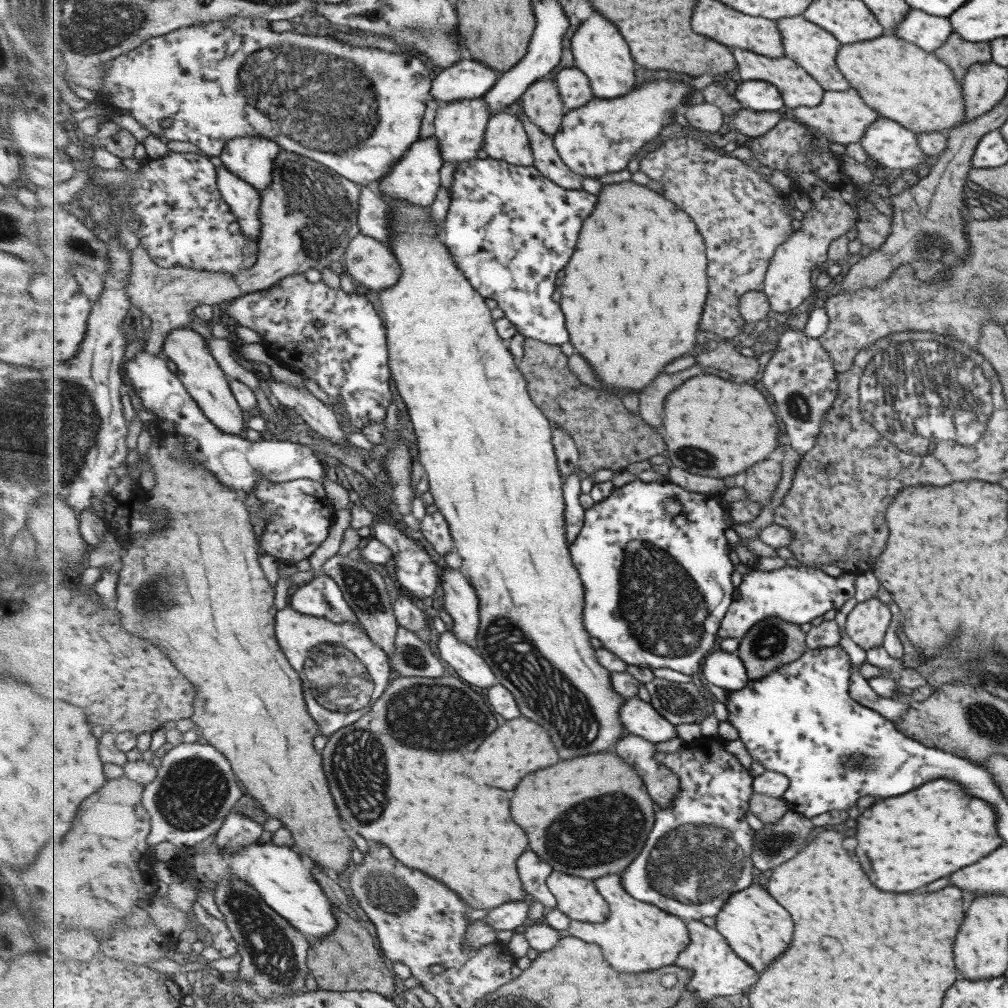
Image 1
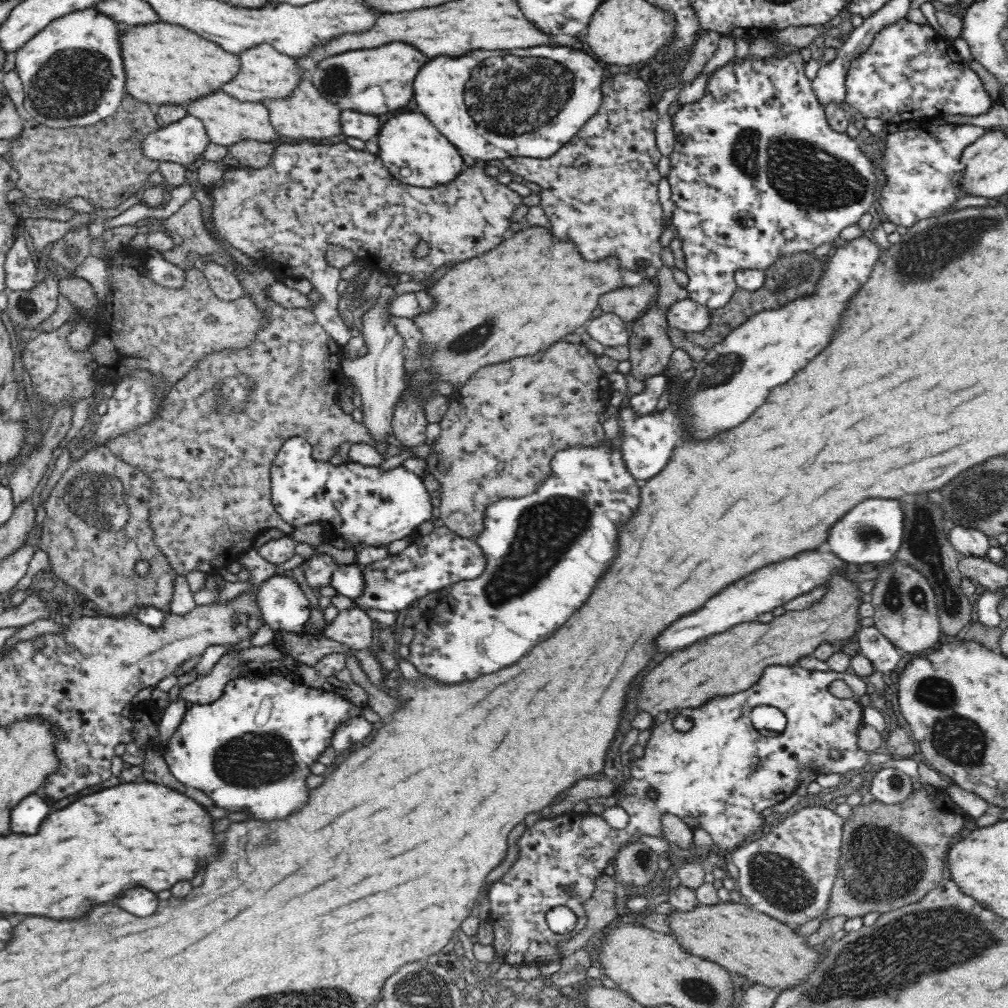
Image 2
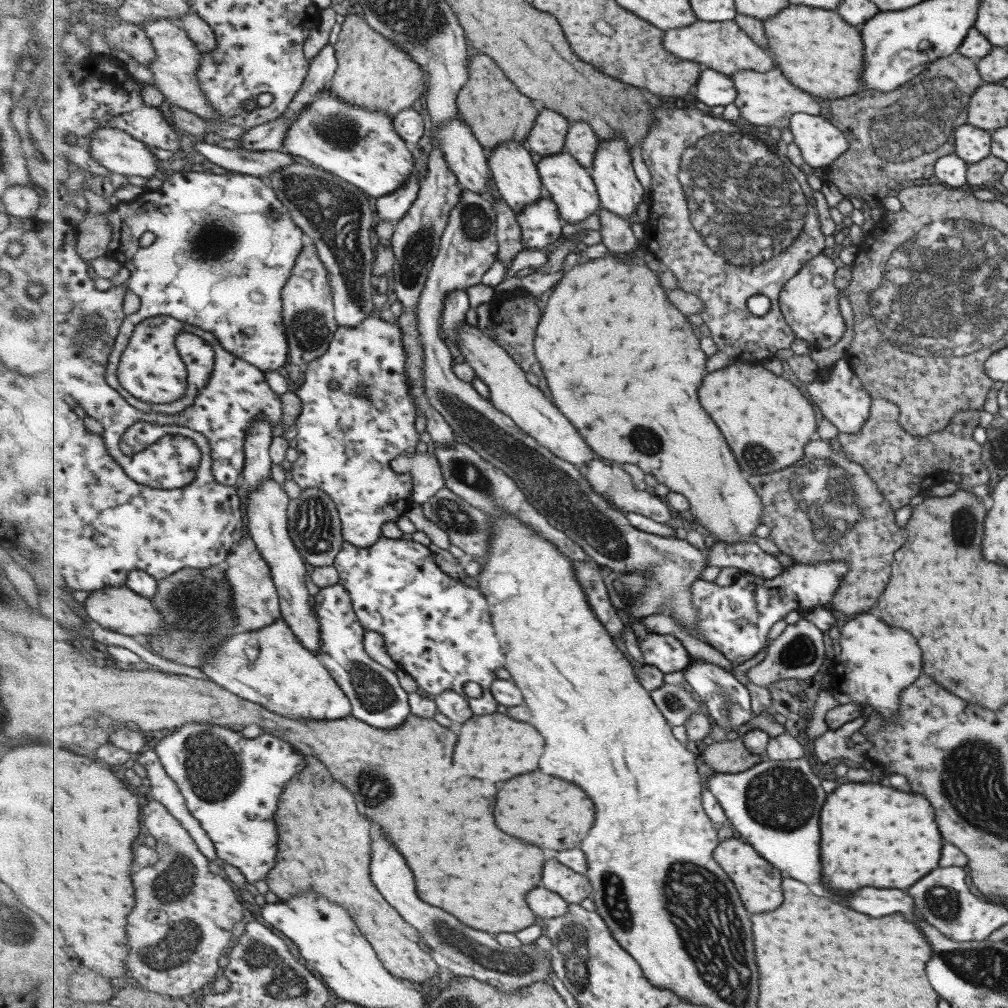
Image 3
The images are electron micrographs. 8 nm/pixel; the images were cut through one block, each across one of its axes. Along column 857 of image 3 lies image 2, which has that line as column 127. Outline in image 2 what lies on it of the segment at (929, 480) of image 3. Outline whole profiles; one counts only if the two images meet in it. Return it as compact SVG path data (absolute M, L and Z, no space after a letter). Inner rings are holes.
M197 187L194 189L193 196L200 203L203 224L210 238L227 254L227 258L230 259L230 262L234 266L233 274L241 282L244 294L252 298L256 302L256 305L260 307L262 313L264 313L264 317L268 319L268 325L258 330L257 336L246 347L224 348L200 356L190 367L189 372L170 388L169 394L159 406L160 413L157 418L146 422L138 428L130 429L116 435L116 438L108 440L106 444L112 453L118 456L118 459L140 470L140 473L144 473L146 479L150 481L150 493L152 494L150 494L148 503L148 527L152 529L154 544L160 547L162 554L168 557L168 561L175 572L182 575L185 575L191 570L200 570L200 572L210 574L216 573L220 569L226 569L232 562L237 562L245 551L252 548L255 539L265 530L274 528L286 535L293 533L293 527L287 525L280 518L271 498L271 471L273 470L273 463L277 458L279 450L282 450L282 445L287 440L294 438L294 436L304 436L313 447L311 450L313 458L326 463L330 463L333 460L334 454L337 454L340 448L342 448L342 444L346 444L346 442L371 444L371 438L366 427L362 423L356 422L351 414L346 415L339 404L339 386L342 384L344 377L344 374L341 372L341 361L344 359L343 345L338 344L330 336L330 333L326 332L325 327L318 322L317 315L309 309L302 309L302 307L298 307L297 310L293 308L287 309L274 301L274 299L270 299L266 290L272 284L276 284L276 278L278 276L264 264L264 261L255 262L251 256L232 246L222 235L218 234L218 229L214 228L214 221L212 221L214 200L212 200L212 196L208 190Z

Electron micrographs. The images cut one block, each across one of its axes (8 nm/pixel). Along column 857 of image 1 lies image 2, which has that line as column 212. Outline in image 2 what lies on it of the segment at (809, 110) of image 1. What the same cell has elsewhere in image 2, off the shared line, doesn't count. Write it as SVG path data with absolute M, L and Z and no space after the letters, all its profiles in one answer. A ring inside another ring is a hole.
M221 90L194 99L185 108L188 117L198 118L203 122L207 138L213 143L229 147L236 142L242 142L243 139L253 139L256 142L280 142L281 136L271 125L270 114L264 104L244 102Z

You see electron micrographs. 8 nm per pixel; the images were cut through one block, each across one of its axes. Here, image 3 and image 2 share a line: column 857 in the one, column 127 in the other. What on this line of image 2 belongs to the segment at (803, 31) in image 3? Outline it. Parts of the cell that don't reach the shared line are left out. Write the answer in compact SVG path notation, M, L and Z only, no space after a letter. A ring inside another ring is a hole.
M166 22L154 24L142 24L138 27L130 27L126 36L122 38L123 70L126 72L126 90L135 100L150 104L164 106L175 104L185 107L188 103L211 94L212 91L221 91L224 83L234 79L239 71L240 56L223 50L218 44L202 38L199 34L179 25Z

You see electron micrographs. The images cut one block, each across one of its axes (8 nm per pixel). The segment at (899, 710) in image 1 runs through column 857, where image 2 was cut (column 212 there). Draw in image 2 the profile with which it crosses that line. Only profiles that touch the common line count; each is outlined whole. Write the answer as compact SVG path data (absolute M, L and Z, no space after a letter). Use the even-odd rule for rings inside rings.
M237 652L222 656L210 670L210 674L202 676L197 682L188 684L180 694L193 704L212 703L223 694L223 686L241 671L243 660L235 658Z

